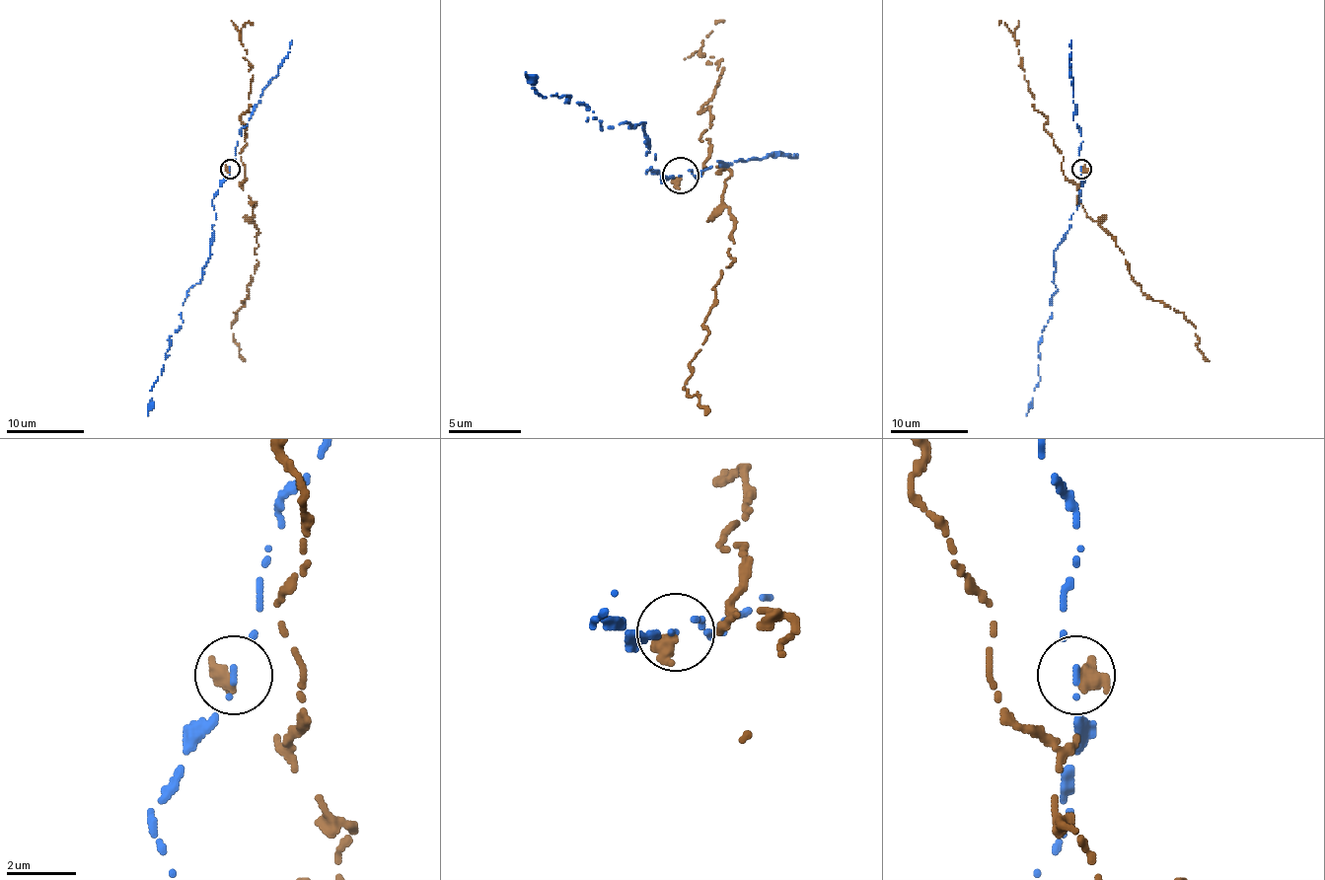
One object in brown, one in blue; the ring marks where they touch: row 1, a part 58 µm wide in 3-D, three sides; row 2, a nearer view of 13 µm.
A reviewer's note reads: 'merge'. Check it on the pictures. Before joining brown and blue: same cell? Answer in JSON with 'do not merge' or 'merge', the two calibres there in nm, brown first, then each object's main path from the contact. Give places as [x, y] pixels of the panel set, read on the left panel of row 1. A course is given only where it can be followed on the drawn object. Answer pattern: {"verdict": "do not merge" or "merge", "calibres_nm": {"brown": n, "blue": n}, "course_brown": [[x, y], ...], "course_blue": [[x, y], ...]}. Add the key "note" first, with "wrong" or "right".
{"note": "wrong", "verdict": "do not merge", "calibres_nm": {"brown": 480, "blue": 110}, "course_brown": [[229, 169], [257, 203], [253, 223], [258, 231], [258, 261], [231, 328], [243, 361]], "course_blue": [[229, 169], [212, 205], [216, 219], [210, 257], [202, 279], [188, 289], [183, 322], [169, 337], [148, 415]]}

